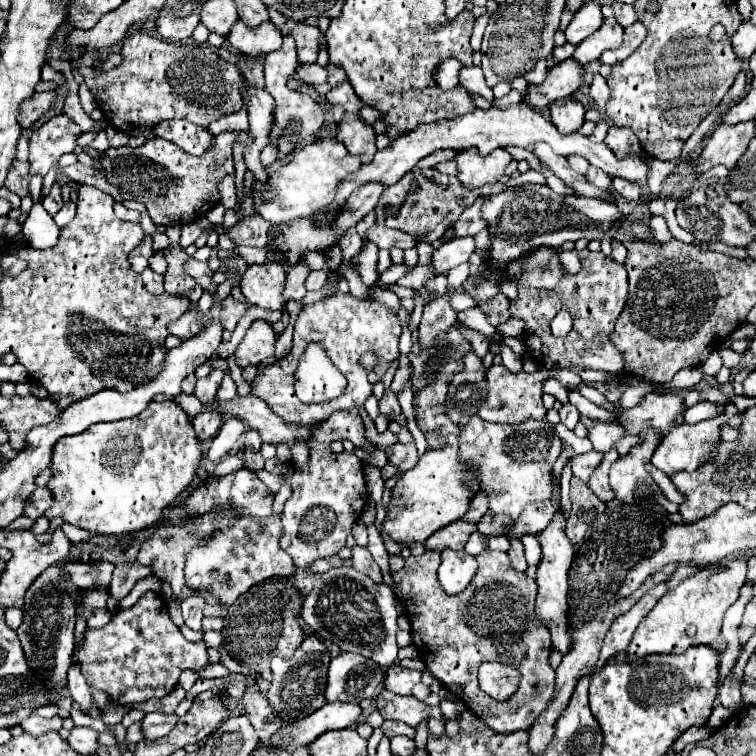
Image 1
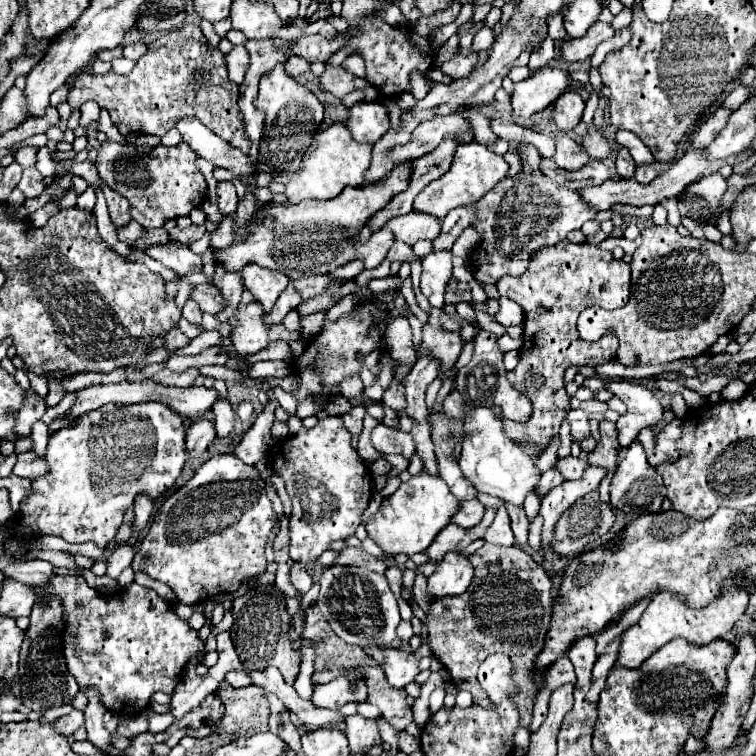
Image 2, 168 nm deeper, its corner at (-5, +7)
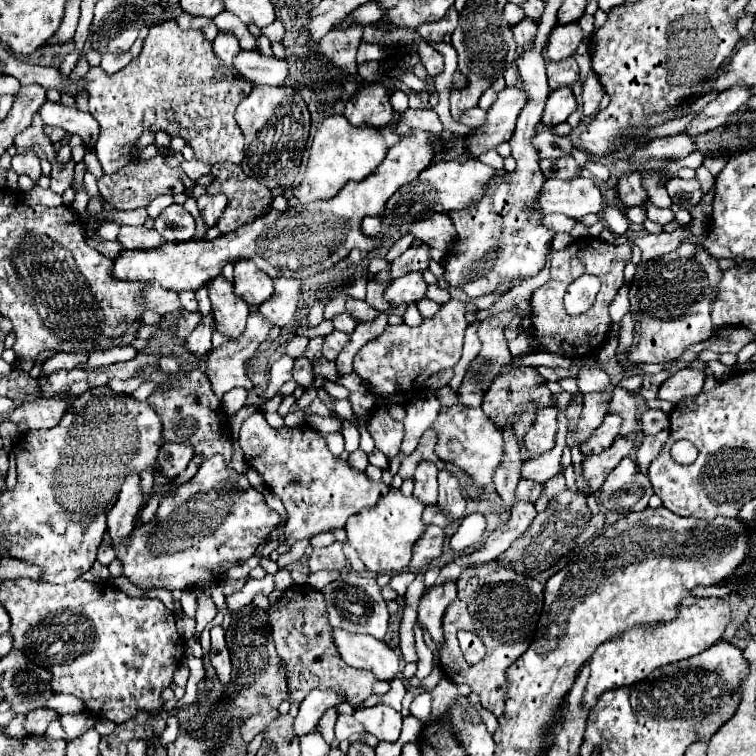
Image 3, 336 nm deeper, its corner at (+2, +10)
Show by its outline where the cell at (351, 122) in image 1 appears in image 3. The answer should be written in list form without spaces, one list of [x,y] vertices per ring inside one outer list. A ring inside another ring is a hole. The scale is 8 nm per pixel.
[[[381,83],[363,85],[357,95],[347,103],[344,115],[352,125],[359,125],[363,121],[383,127],[393,117],[393,107],[389,103],[389,91]]]

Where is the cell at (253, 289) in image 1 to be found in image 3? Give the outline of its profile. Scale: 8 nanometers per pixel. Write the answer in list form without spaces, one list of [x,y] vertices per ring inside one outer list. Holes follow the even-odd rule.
[[[239,261],[235,265],[235,277],[233,277],[235,295],[243,297],[249,305],[259,307],[273,295],[273,279],[259,271],[259,267],[253,261]]]

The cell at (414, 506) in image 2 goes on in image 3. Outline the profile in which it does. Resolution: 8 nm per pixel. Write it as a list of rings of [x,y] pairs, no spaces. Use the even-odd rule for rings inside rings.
[[[391,489],[385,497],[381,497],[381,501],[375,507],[363,509],[359,515],[347,521],[347,543],[355,547],[371,575],[377,577],[383,573],[397,573],[407,567],[413,543],[425,531],[425,525],[421,523],[423,509],[423,503],[417,501],[413,495],[405,497],[399,489]]]

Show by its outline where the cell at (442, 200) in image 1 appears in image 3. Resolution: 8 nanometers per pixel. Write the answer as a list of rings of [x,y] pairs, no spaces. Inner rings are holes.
[[[573,149],[571,155],[561,157],[561,159],[543,159],[541,161],[541,171],[547,179],[575,179],[579,171],[585,167],[587,155],[581,149]]]

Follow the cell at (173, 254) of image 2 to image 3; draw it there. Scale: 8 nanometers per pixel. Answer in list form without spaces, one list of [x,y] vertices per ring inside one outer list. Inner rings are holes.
[[[121,225],[117,241],[125,249],[153,249],[153,247],[159,247],[161,243],[165,243],[163,237],[155,229],[131,227],[131,225]]]

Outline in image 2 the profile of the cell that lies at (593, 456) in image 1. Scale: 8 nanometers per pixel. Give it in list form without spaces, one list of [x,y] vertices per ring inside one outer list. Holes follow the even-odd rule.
[[[566,456],[566,458],[560,458],[556,468],[562,472],[564,480],[576,480],[582,476],[582,472],[586,470],[588,462],[584,462],[582,458],[574,458],[574,456]]]

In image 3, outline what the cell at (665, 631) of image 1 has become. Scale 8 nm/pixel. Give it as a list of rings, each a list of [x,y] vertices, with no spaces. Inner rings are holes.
[[[685,597],[683,605],[679,605],[679,613],[673,621],[659,625],[655,629],[633,627],[633,629],[625,631],[619,639],[603,643],[593,653],[593,659],[589,661],[591,677],[587,681],[581,705],[585,709],[591,709],[591,707],[595,707],[601,693],[605,693],[609,689],[639,683],[663,665],[677,663],[677,661],[683,661],[685,657],[699,655],[701,651],[709,649],[711,645],[715,645],[721,639],[721,635],[729,623],[731,623],[731,607],[722,598]]]

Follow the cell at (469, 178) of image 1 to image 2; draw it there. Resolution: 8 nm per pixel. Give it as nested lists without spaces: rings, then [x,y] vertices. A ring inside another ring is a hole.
[[[478,142],[460,144],[454,154],[450,170],[442,178],[428,184],[414,198],[414,210],[432,214],[436,218],[444,218],[452,208],[478,202],[486,192],[490,192],[506,176],[506,172],[508,172],[508,162],[500,154],[492,152],[488,146],[478,144]]]

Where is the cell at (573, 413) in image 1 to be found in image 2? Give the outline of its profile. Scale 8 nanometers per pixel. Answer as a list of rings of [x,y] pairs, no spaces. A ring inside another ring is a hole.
[[[556,466],[552,468],[552,470],[548,470],[548,474],[544,474],[544,478],[540,480],[540,484],[536,486],[536,490],[538,490],[538,496],[542,498],[548,490],[552,490],[554,486],[558,486],[562,482],[562,476],[560,476],[560,472],[556,470]]]

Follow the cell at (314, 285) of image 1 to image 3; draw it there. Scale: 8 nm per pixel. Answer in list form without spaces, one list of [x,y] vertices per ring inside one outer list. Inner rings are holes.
[[[275,277],[273,281],[275,281],[275,293],[257,311],[263,313],[271,321],[273,327],[285,327],[287,323],[291,323],[293,313],[297,309],[299,295],[301,295],[301,291],[299,291],[301,281],[285,279],[285,277],[279,277],[279,279]]]

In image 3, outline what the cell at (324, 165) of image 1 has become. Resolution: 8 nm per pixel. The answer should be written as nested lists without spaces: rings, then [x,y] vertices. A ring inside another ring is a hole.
[[[331,115],[321,123],[313,137],[305,179],[293,193],[301,203],[331,199],[347,181],[363,181],[367,175],[371,175],[385,159],[385,153],[387,145],[383,145],[379,129],[373,125],[355,127],[343,115]]]

